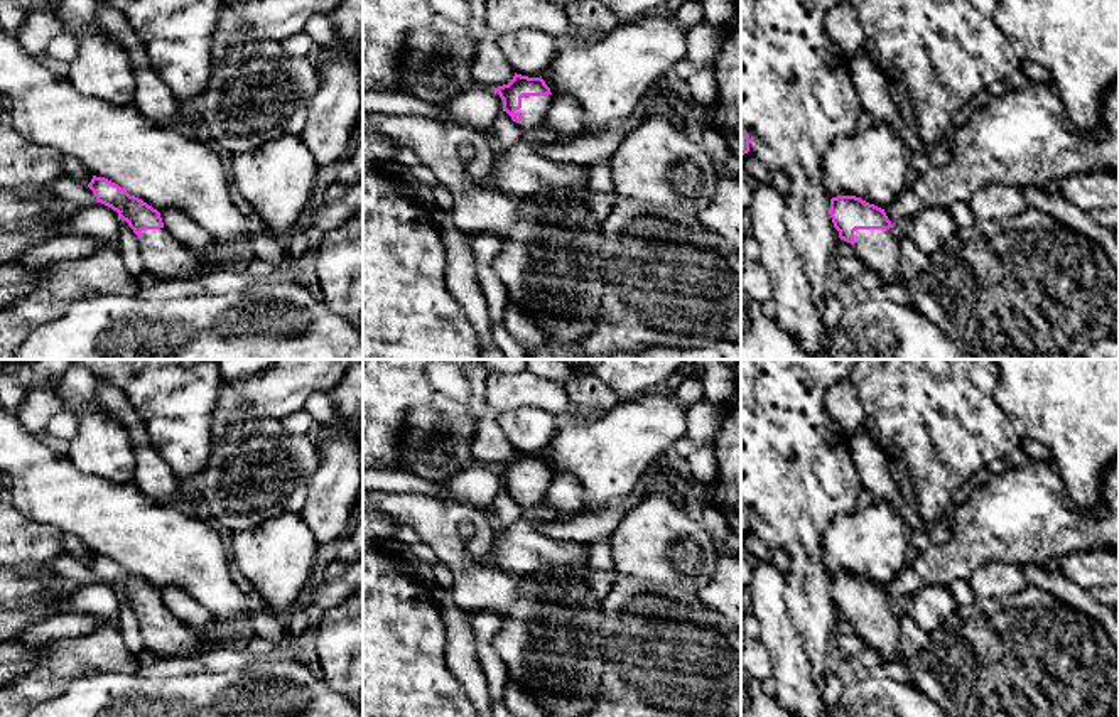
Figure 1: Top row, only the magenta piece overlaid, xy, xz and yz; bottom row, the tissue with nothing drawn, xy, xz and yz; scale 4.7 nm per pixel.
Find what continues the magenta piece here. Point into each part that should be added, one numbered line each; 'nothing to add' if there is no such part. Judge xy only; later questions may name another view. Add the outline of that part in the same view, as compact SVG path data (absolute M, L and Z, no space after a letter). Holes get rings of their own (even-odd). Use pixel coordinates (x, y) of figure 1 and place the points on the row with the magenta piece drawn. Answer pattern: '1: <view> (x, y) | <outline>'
1: xy (162, 255) | M165 226L160 229L143 229L137 238L145 272L160 280L197 277L201 270L218 268L208 256L177 241Z

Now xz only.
1: xz (534, 110) | M554 94L547 96L523 96L522 108L515 110L515 113L522 115L522 121L518 123L528 138L535 138L535 135L542 130L550 105L554 101Z

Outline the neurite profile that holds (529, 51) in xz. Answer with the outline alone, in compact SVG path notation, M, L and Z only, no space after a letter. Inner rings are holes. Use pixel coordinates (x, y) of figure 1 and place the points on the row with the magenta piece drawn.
M535 29L500 35L498 47L511 69L528 78L540 78L557 52L554 37Z

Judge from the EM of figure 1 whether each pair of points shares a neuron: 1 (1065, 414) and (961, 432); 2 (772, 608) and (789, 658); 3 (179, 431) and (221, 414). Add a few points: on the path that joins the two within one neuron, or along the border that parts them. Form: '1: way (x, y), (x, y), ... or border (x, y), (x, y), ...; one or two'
1: border (994, 395), (1000, 407), (1018, 419), (1028, 436); two
2: way (775, 619), (778, 638), (785, 646); one
3: border (223, 380), (213, 414), (211, 441); two

